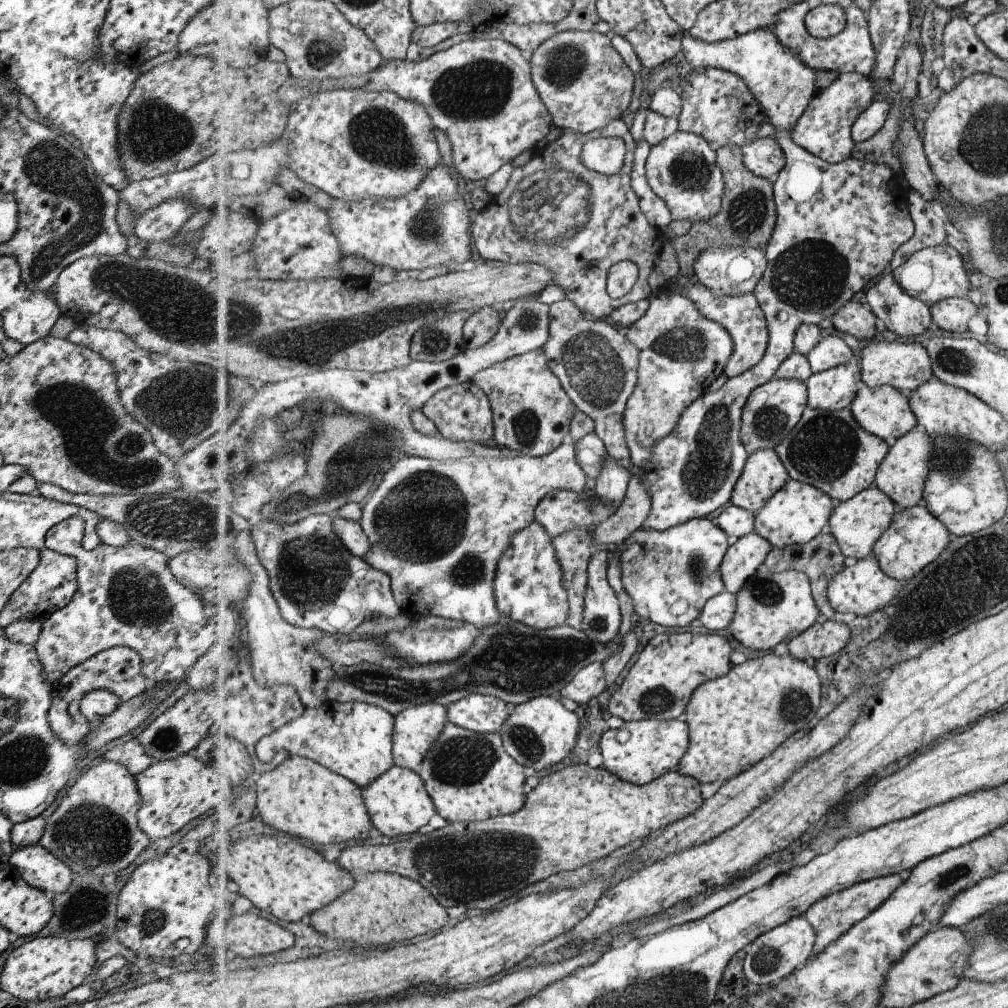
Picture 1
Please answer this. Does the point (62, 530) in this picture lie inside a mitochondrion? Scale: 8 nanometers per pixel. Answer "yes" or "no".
no

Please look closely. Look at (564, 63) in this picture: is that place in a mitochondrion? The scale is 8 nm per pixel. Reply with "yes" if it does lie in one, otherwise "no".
yes

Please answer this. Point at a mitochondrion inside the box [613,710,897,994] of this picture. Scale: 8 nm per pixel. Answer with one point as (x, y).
(765, 959)

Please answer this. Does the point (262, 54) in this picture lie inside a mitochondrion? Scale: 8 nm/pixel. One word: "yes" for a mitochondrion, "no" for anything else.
no

